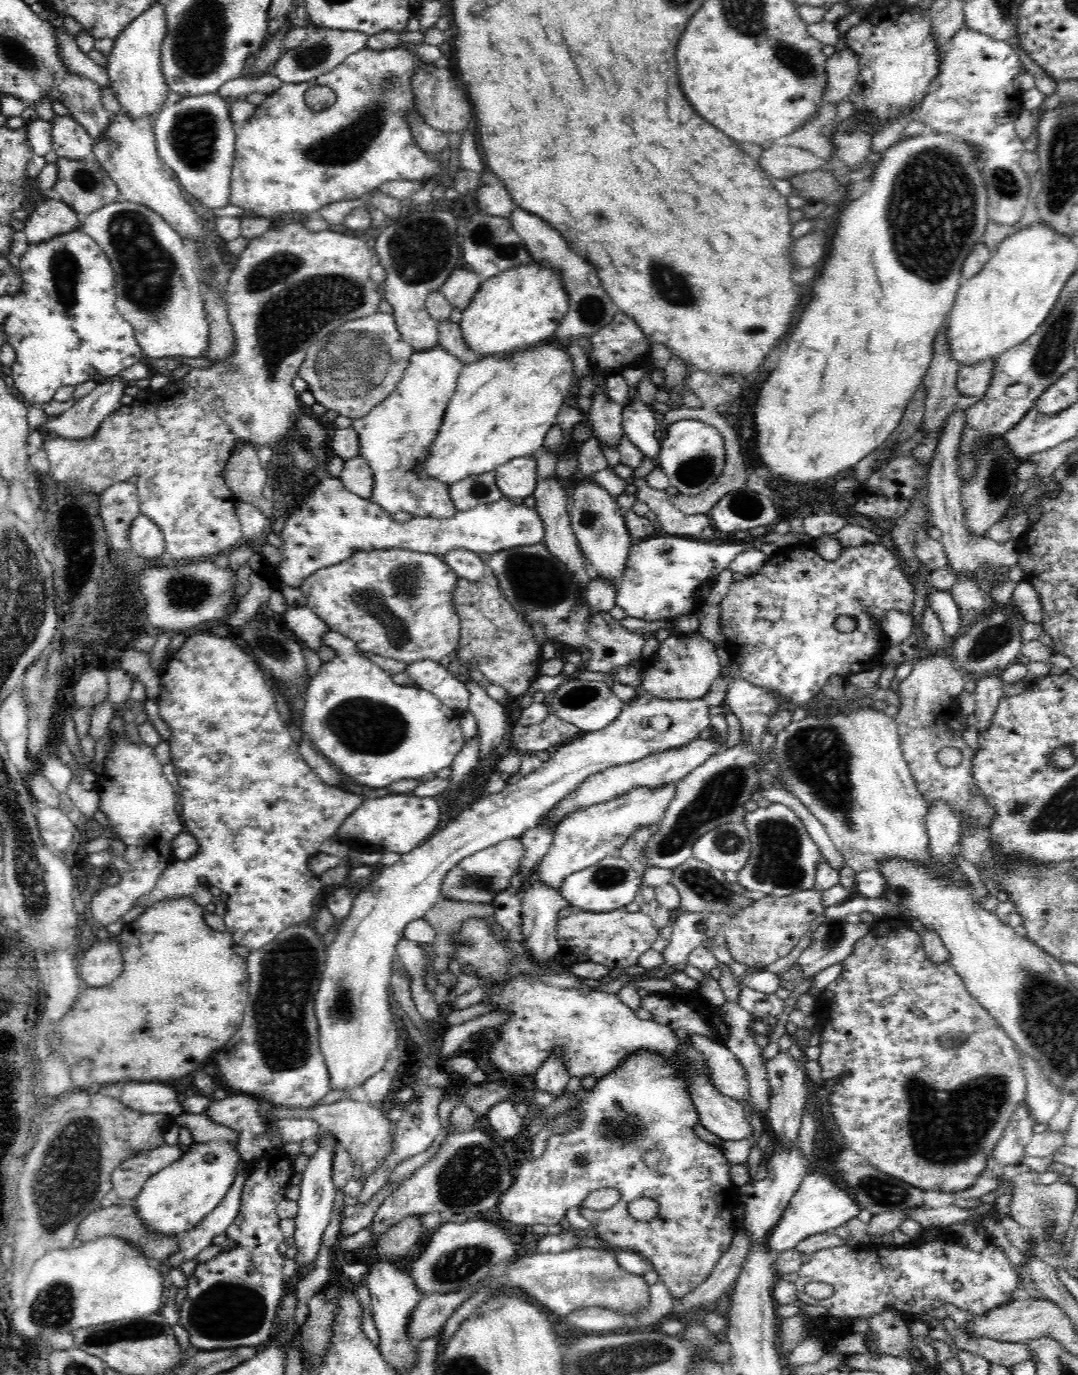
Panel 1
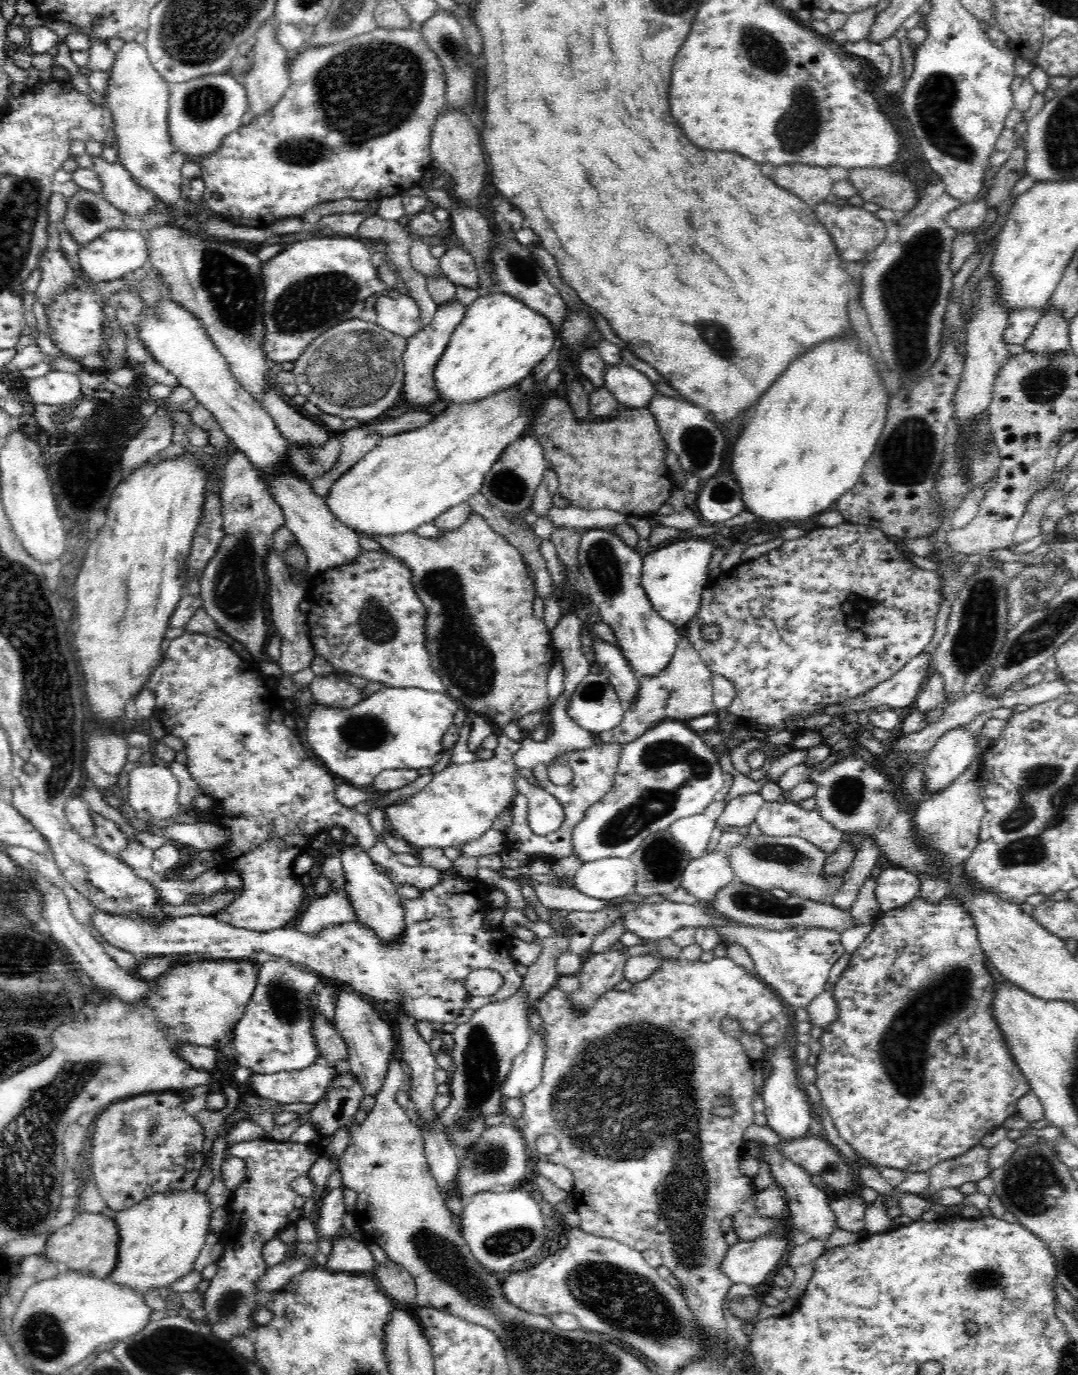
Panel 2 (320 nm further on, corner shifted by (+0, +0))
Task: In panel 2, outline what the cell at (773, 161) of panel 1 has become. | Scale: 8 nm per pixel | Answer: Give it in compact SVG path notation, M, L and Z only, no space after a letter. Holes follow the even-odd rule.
M806 164L776 167L770 178L780 185L780 188L810 205L823 202L829 194L832 194L835 183L825 167Z

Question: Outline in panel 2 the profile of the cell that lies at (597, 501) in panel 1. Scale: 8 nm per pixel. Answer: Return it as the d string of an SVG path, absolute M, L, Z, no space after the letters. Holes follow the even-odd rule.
M596 528L582 533L582 540L578 546L578 560L584 593L589 597L594 610L600 614L601 622L614 631L616 645L622 651L626 663L635 674L640 673L640 678L658 677L670 664L681 637L674 625L660 617L652 607L642 584L643 557L611 529Z

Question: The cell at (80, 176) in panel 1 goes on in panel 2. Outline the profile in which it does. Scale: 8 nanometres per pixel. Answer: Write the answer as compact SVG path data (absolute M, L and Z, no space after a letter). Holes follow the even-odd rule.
M81 189L68 201L67 214L60 226L70 234L76 244L84 246L84 244L90 244L98 236L103 235L104 232L110 229L136 228L136 226L140 226L140 228L144 228L148 232L154 230L154 228L160 228L160 224L168 224L168 222L172 222L172 212L170 210L168 210L168 214L150 213L148 218L138 218L136 215L130 217L130 215L120 213L120 210L116 209L116 207L112 207L112 204L108 203L108 200L103 195Z

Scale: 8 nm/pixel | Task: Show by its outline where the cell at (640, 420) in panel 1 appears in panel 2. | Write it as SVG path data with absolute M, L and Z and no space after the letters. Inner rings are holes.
M605 363L605 387L618 399L623 408L648 408L651 396L657 391L642 372L624 364Z

